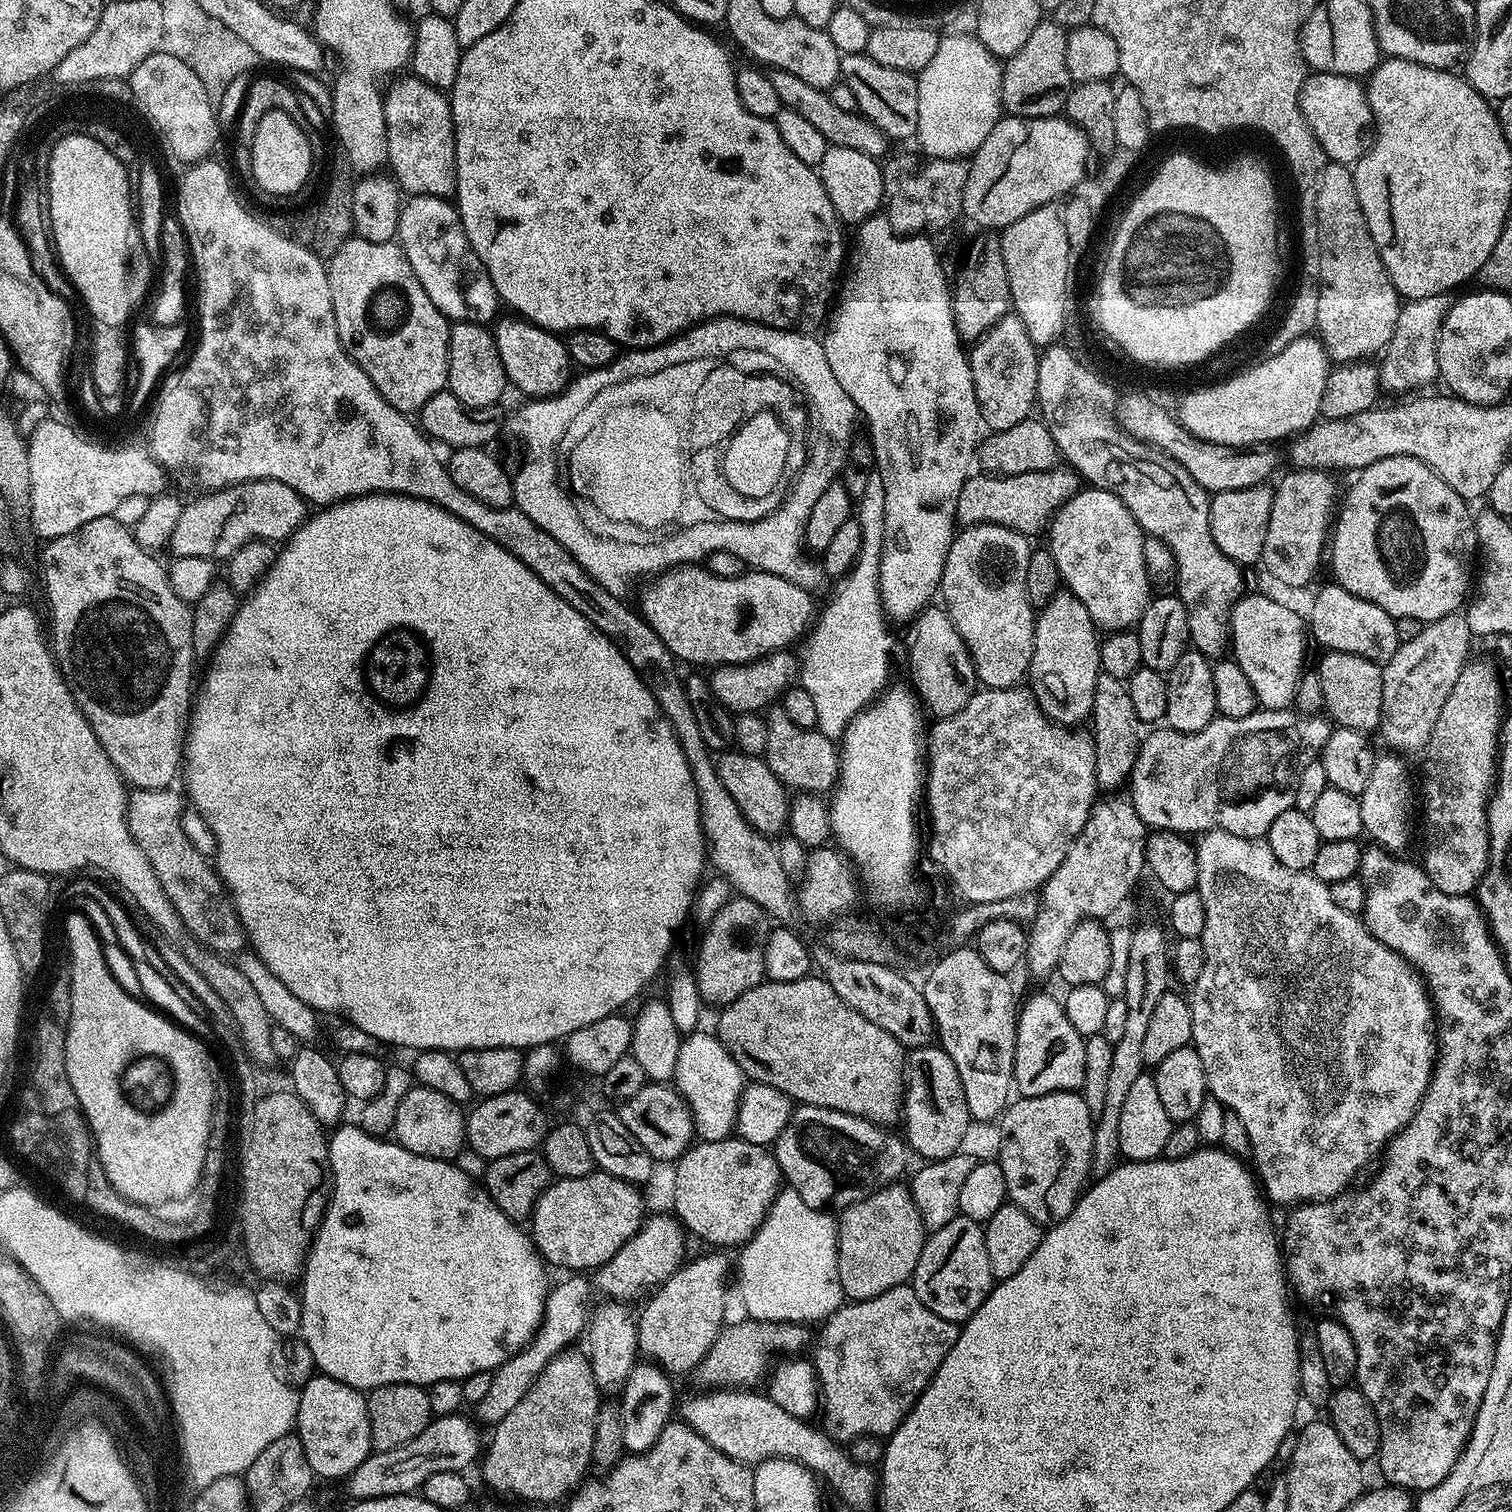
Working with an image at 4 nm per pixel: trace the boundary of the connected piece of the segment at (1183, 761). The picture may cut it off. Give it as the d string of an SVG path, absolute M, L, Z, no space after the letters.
M1265 708L1237 720L1217 715L1201 732L1175 732L1167 726L1153 727L1144 737L1130 777L1131 802L1152 830L1181 834L1222 830L1251 840L1267 837L1270 826L1274 826L1274 818L1286 814L1286 810L1295 805L1300 769L1314 756L1308 748L1323 749L1332 730L1327 715L1308 714L1302 718L1301 713L1292 708Z

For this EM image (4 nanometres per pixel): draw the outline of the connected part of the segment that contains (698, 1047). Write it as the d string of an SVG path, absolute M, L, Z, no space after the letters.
M697 1030L681 1039L674 1087L692 1111L695 1135L701 1141L718 1142L733 1135L746 1077L722 1042L711 1031L704 1031Z

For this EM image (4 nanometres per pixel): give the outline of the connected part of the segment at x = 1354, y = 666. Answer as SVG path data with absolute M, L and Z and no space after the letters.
M1328 650L1323 655L1318 665L1322 678L1323 711L1341 728L1358 730L1365 734L1375 733L1382 718L1383 667L1358 654Z

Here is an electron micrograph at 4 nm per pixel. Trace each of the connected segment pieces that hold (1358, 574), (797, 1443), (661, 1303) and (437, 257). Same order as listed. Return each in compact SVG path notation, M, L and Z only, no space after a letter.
M1409 456L1382 458L1370 466L1359 469L1357 476L1360 477L1357 478L1356 485L1349 490L1345 500L1343 497L1342 507L1339 509L1338 519L1335 521L1334 531L1330 536L1330 560L1332 556L1332 568L1336 571L1335 583L1350 590L1350 594L1354 594L1366 602L1374 602L1374 606L1382 606L1382 610L1386 610L1386 614L1390 614L1393 618L1418 618L1427 622L1457 611L1469 595L1470 585L1474 580L1474 557L1478 552L1474 512L1468 509L1471 507L1458 493L1450 490L1450 486L1446 486L1446 482L1442 482L1440 475L1434 470L1430 470L1430 466L1426 466Z
M716 1388L708 1390L706 1394L698 1394L686 1399L681 1408L679 1405L681 1421L690 1425L696 1433L710 1442L720 1453L734 1458L740 1464L755 1466L762 1461L780 1459L798 1462L807 1468L813 1475L823 1478L834 1488L835 1492L852 1508L873 1507L878 1496L878 1476L869 1465L855 1464L851 1455L835 1440L830 1439L825 1433L810 1425L799 1416L786 1413L772 1398L765 1393L758 1394L748 1388Z
M710 1250L708 1252L710 1253L704 1254L692 1262L690 1260L682 1264L681 1268L670 1279L664 1280L664 1283L655 1289L652 1294L654 1296L637 1319L637 1347L641 1355L648 1356L651 1363L672 1376L684 1374L690 1370L695 1371L724 1327L726 1282L730 1262L726 1255L720 1253L723 1251Z
M409 195L400 210L398 243L410 262L410 270L422 282L430 302L449 321L469 320L471 324L491 325L497 319L498 297L486 266L474 254L466 238L464 223L451 199L443 196Z

